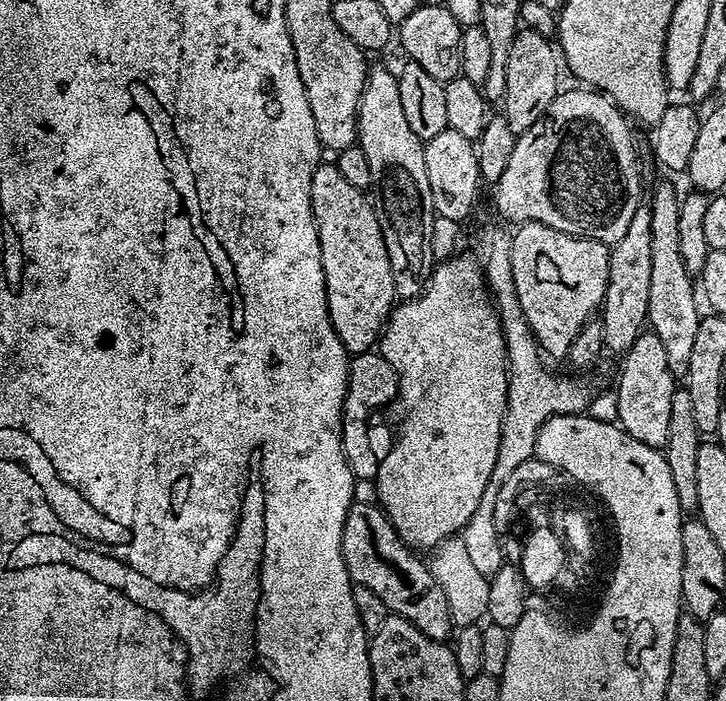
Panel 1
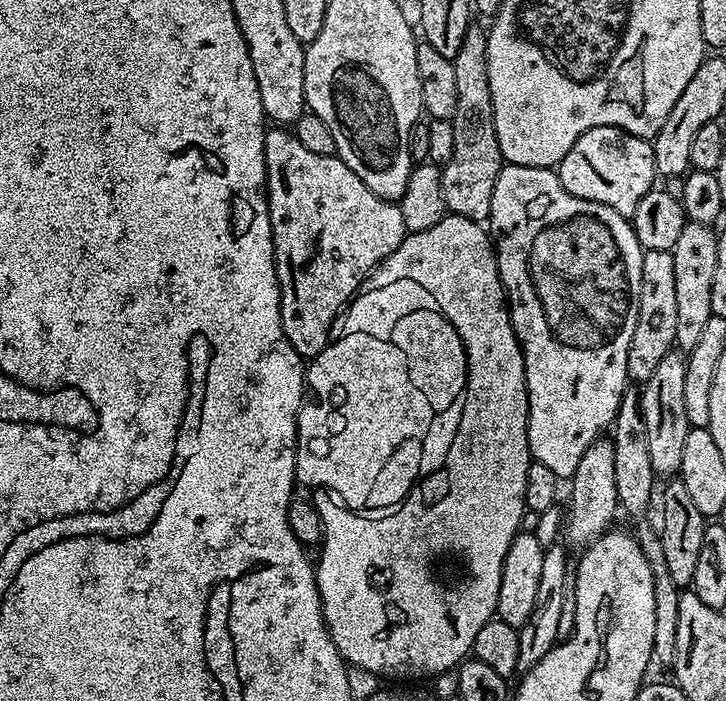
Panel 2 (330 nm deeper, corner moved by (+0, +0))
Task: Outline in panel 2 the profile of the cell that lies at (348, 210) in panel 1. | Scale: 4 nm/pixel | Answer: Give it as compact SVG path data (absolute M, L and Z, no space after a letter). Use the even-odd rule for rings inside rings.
M272 126L265 131L264 161L266 162L266 174L268 175L266 191L268 193L268 209L270 210L270 230L274 238L274 258L276 259L276 273L278 274L278 286L280 287L282 330L286 334L290 346L294 346L294 350L298 350L300 356L311 358L317 356L330 343L330 337L333 335L332 323L335 322L336 315L340 316L345 311L349 301L361 291L368 275L385 258L394 254L394 250L398 250L398 246L402 246L404 237L408 235L409 230L406 222L402 222L402 210L399 203L384 200L378 194L374 194L374 190L370 190L370 186L366 186L366 182L362 182L362 178L358 178L358 174L354 174L354 170L350 170L350 166L346 166L346 162L342 162L339 156L313 154L311 150L306 150L306 146L302 146L302 142L298 142L295 131L289 130L287 127Z

